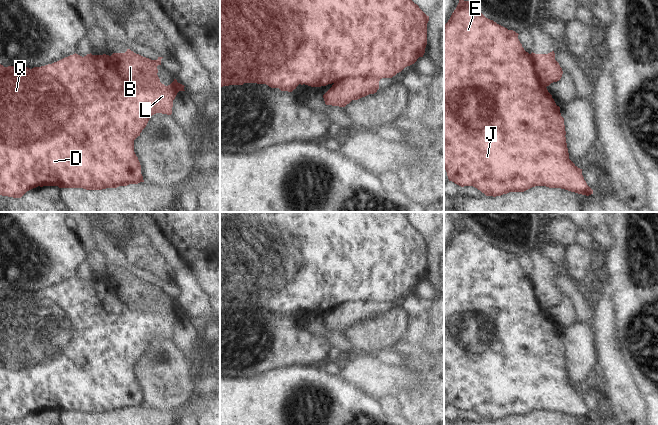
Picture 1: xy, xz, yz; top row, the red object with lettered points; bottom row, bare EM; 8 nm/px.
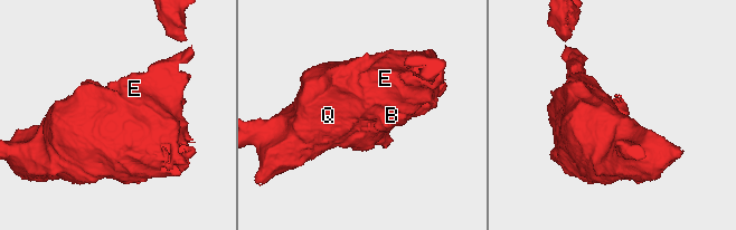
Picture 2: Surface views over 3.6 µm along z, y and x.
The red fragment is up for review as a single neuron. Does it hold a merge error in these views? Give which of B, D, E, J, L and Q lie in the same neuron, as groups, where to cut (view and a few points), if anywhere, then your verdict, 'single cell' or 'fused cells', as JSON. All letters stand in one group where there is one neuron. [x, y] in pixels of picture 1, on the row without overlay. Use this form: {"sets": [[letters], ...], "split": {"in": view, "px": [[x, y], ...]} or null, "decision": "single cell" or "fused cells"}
{"sets": [["B"], ["D", "E", "J", "L", "Q"]], "split": {"in": "xy", "px": [[110, 280], [117, 294], [136, 308], [151, 310], [156, 305]]}, "decision": "fused cells"}

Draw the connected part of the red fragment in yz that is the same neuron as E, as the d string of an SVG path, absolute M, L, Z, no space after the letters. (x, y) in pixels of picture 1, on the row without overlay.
M459 224L448 246L444 249L444 393L449 405L464 411L473 410L486 420L501 420L509 416L524 416L535 410L561 412L589 420L593 414L587 409L578 392L570 383L566 367L564 342L547 312L540 307L534 295L531 278L526 276L518 257L497 248L479 236L472 225Z

